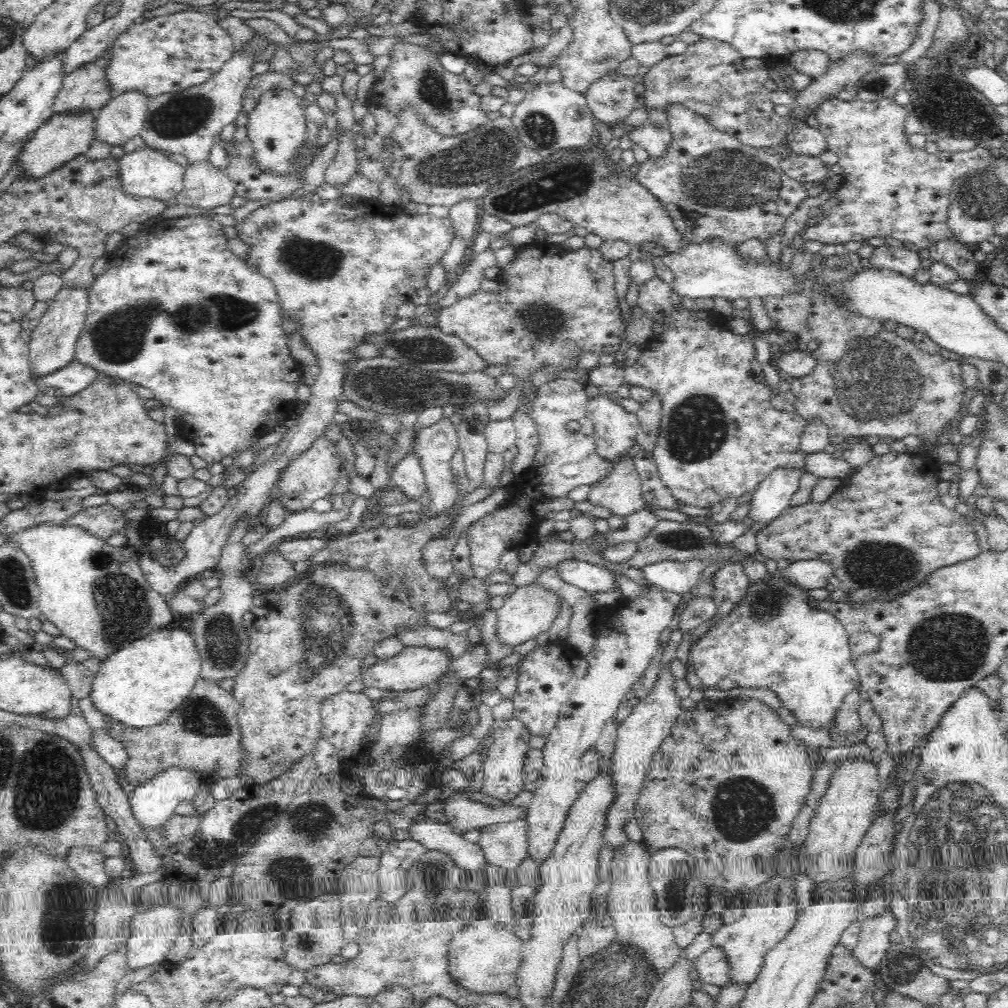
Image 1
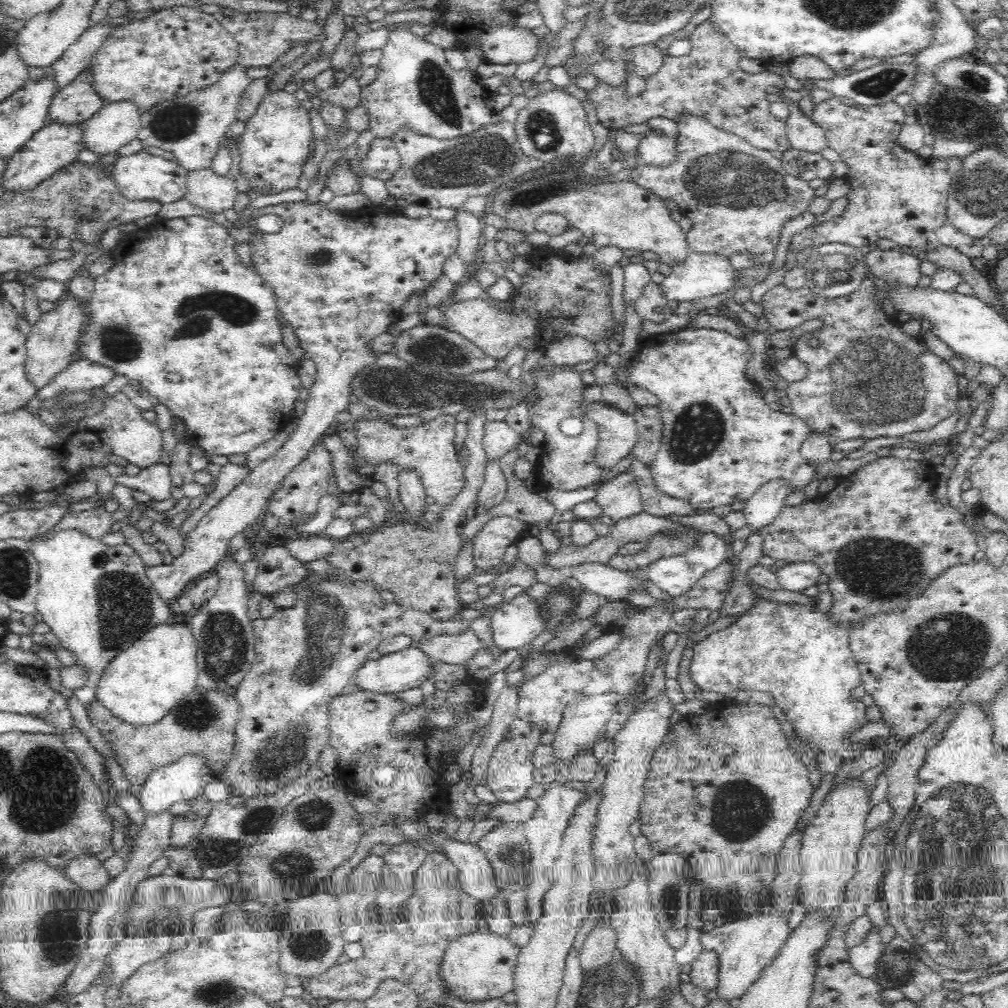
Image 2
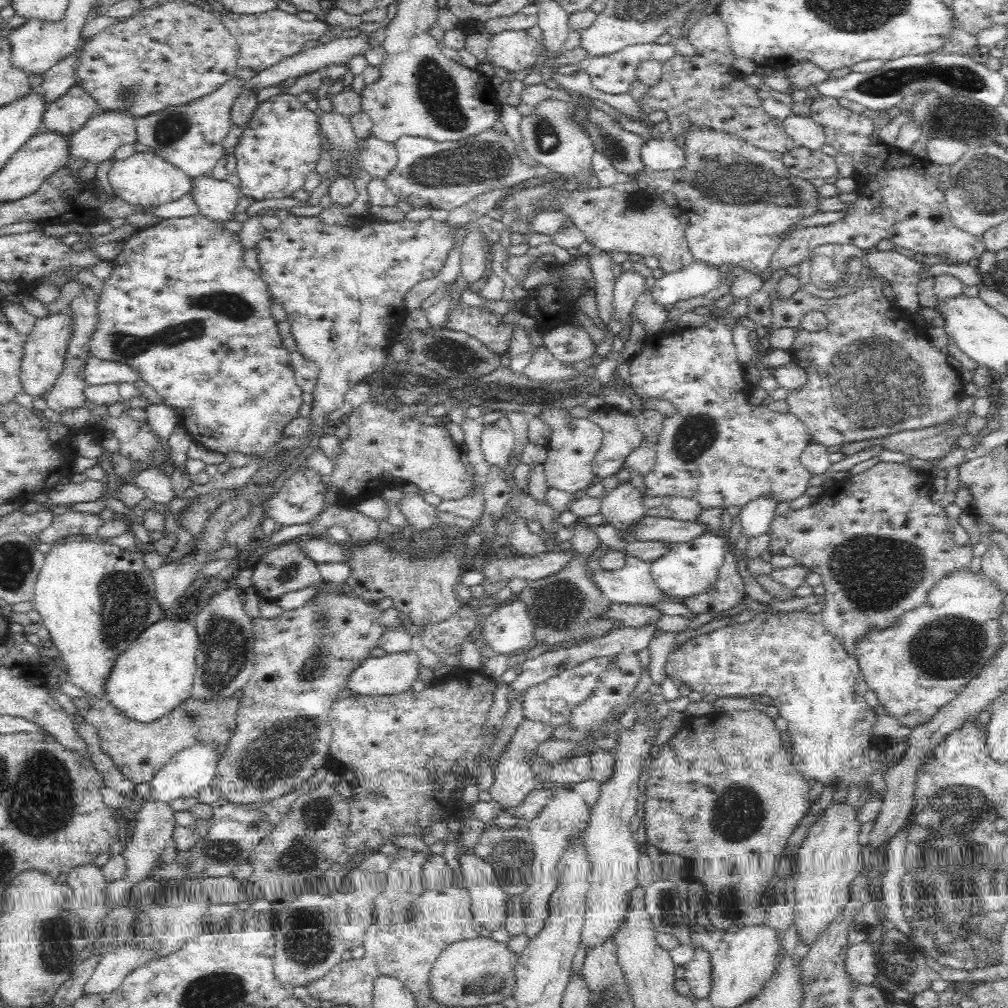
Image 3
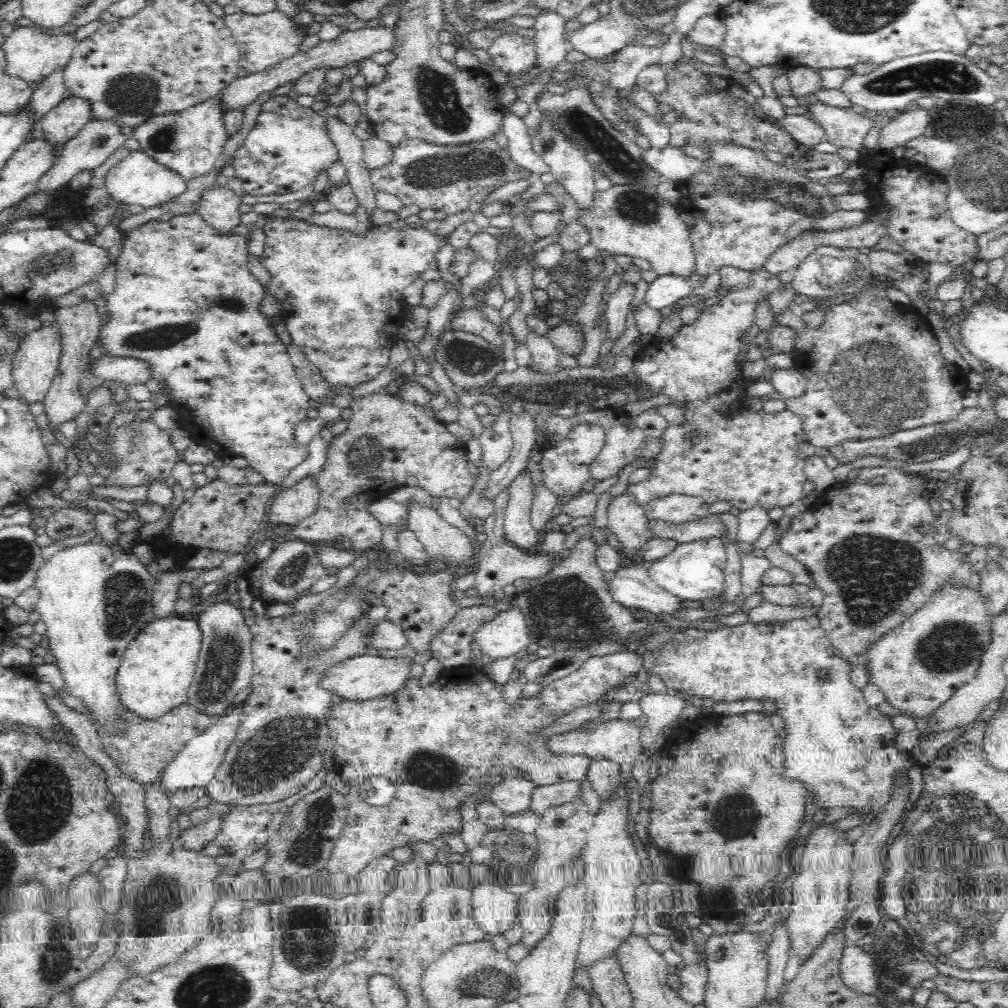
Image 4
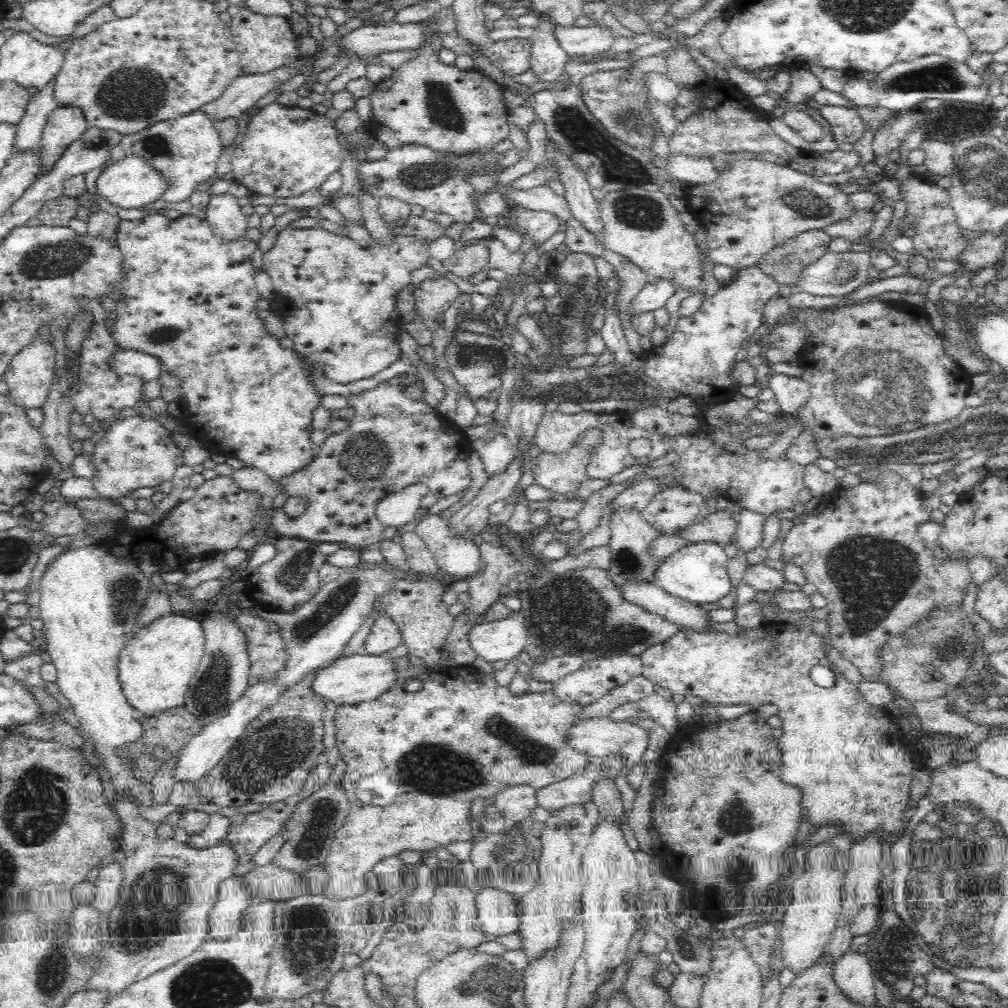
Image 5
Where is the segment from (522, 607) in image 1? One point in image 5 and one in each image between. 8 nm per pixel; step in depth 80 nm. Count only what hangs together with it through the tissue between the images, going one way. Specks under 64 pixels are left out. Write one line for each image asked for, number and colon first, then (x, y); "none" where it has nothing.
2: (514, 624)
3: (509, 628)
4: (506, 634)
5: (495, 640)

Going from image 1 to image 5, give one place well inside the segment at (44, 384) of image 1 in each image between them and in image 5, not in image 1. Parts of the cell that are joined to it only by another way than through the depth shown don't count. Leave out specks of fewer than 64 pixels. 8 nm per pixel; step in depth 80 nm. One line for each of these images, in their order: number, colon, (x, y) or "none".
2: (85, 375)
3: (97, 372)
4: (127, 369)
5: (149, 366)

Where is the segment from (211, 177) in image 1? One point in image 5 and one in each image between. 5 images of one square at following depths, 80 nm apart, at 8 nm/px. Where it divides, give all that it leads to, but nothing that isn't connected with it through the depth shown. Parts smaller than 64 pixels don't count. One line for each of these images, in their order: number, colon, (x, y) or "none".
2: (216, 194)
3: (217, 199)
4: (218, 207)
5: (227, 222)

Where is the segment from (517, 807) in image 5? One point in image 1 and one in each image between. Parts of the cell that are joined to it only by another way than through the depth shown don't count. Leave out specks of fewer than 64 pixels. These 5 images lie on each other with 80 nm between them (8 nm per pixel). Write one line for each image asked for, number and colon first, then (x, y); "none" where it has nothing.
1: (504, 769)
2: (510, 773)
3: (513, 780)
4: (514, 795)

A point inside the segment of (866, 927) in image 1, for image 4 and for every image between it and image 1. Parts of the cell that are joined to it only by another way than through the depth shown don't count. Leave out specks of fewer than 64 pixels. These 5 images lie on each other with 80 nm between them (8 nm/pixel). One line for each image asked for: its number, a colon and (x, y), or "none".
2: (863, 959)
3: (860, 965)
4: (856, 969)

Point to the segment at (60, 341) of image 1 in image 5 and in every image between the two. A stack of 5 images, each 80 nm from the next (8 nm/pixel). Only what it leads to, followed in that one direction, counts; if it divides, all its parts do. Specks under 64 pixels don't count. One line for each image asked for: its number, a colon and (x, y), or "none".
2: (49, 345)
3: (42, 362)
4: (34, 366)
5: (29, 378)

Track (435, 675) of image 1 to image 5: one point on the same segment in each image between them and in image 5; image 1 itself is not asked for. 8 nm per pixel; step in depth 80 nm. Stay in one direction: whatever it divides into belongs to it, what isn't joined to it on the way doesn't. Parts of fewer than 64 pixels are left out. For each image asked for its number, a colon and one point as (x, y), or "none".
2: (402, 670)
3: (374, 676)
4: (362, 677)
5: (357, 678)

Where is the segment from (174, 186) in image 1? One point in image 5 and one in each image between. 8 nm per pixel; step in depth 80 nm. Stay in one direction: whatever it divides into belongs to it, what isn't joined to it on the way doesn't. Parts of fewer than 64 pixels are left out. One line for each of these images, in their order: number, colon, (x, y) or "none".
2: (142, 176)
3: (143, 179)
4: (136, 179)
5: (131, 183)

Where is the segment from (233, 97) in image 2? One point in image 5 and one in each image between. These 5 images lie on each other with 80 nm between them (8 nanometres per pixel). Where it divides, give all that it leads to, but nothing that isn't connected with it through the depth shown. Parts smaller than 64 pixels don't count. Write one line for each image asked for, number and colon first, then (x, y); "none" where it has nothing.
3: (189, 137)
4: (189, 143)
5: (183, 151)

